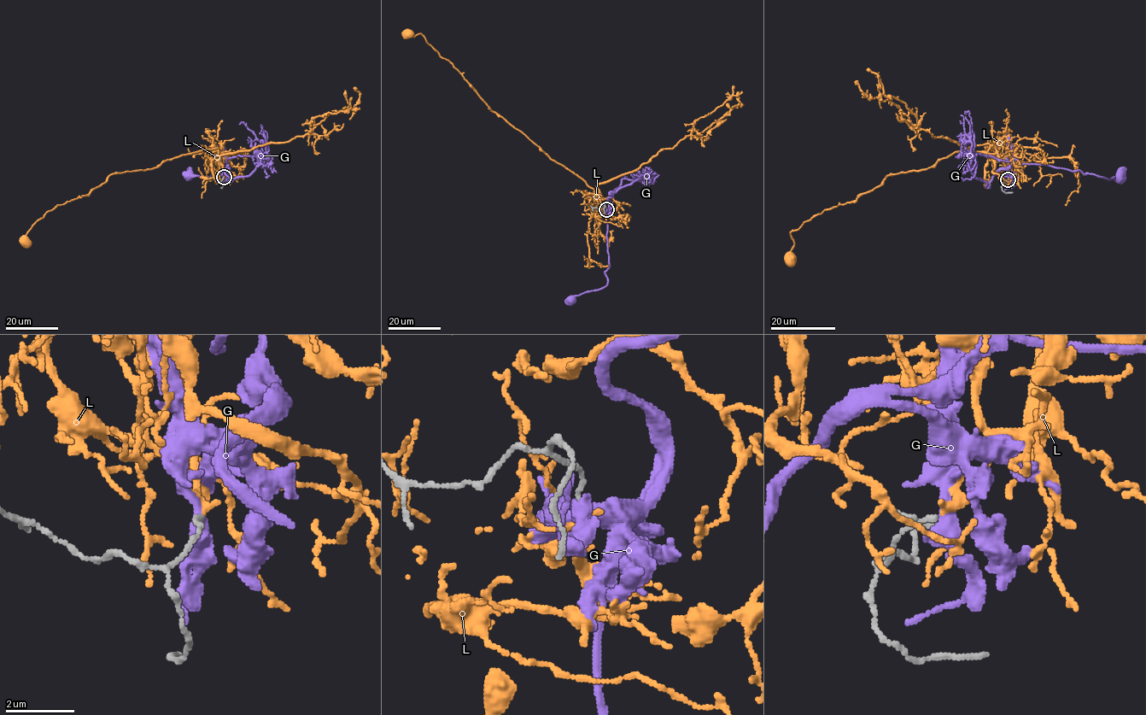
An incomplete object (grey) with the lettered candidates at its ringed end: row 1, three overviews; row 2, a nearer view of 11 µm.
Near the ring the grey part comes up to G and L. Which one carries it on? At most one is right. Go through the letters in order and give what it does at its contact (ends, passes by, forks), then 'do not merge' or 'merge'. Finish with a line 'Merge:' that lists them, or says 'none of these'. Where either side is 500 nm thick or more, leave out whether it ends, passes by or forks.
G: it passes by; do not merge
L: it passes by; merge
Merge: L

